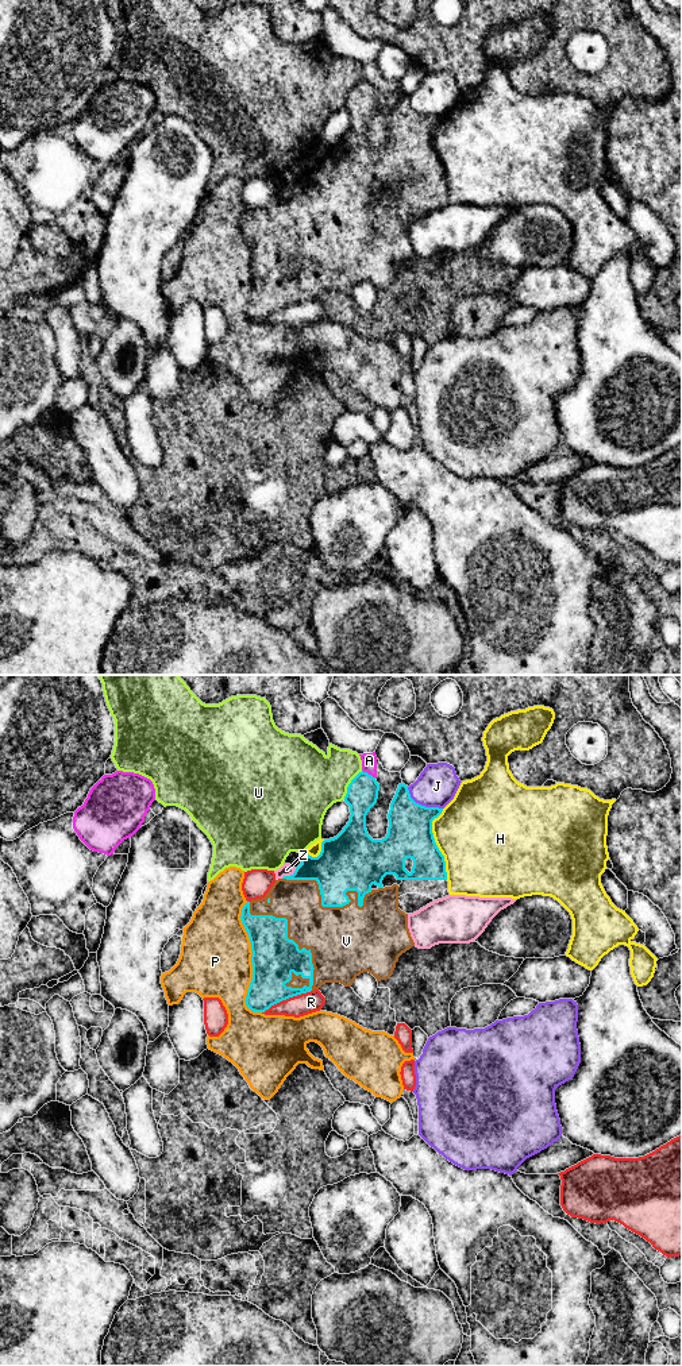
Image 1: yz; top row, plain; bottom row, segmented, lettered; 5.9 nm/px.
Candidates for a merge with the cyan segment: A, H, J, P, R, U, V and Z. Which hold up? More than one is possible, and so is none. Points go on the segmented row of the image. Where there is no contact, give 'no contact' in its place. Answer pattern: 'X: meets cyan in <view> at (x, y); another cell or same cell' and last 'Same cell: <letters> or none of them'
A: meets cyan in yz at (368, 774); another cell
H: meets cyan in yz at (435, 844); another cell
J: meets cyan in yz at (420, 805); another cell
P: meets cyan in yz at (251, 961); another cell
R: meets cyan in yz at (286, 998); another cell
U: meets cyan in yz at (349, 784); another cell
V: meets cyan in yz at (286, 936); same cell
Z: meets cyan in yz at (291, 875); another cell
Same cell: V

